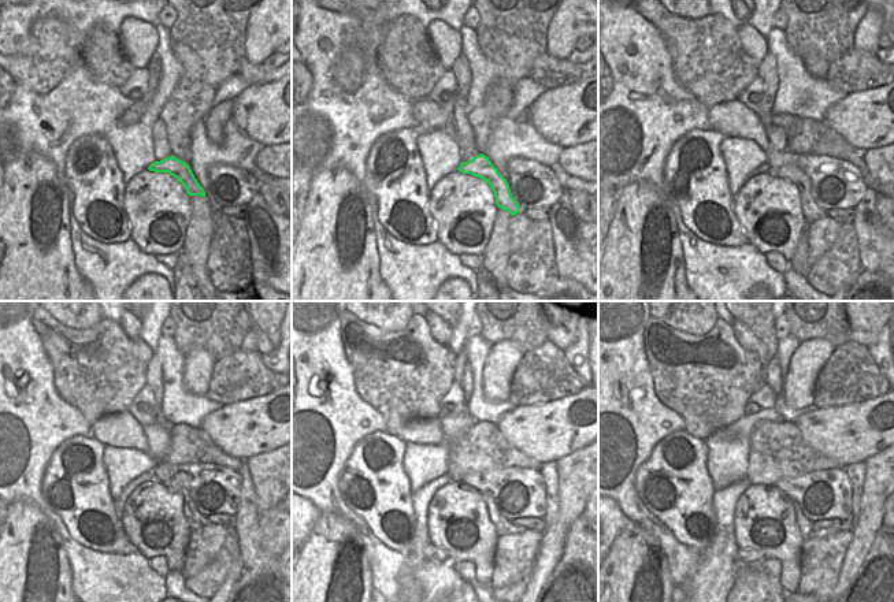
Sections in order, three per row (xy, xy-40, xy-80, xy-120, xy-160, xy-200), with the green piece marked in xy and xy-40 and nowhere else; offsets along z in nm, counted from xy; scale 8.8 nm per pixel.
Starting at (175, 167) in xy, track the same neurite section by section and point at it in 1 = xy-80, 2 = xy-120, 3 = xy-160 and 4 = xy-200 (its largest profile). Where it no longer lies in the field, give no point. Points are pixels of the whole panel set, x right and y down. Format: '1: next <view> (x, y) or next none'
1: next xy-80 (811, 211)
2: next xy-120 (196, 520)
3: next xy-160 (503, 526)
4: next xy-200 (808, 531)

